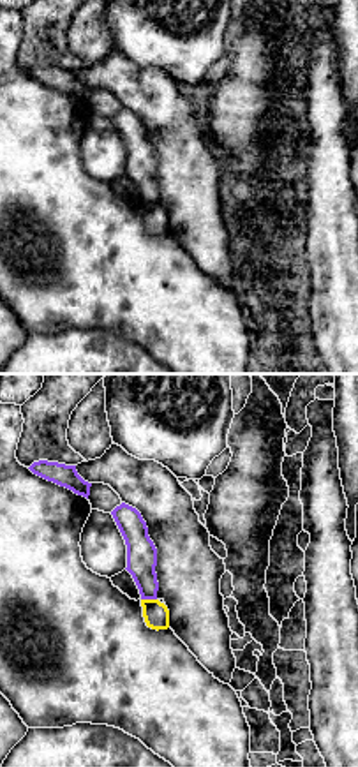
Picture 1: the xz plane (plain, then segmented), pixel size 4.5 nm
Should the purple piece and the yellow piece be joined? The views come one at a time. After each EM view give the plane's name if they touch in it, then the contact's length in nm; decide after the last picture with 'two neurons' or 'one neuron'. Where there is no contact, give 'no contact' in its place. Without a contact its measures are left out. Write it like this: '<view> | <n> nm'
xz | 70 nm

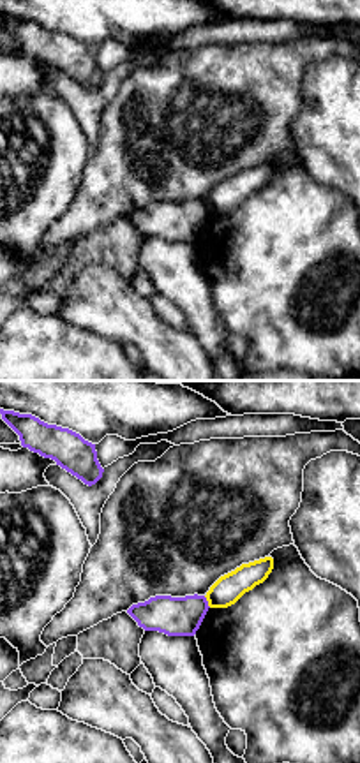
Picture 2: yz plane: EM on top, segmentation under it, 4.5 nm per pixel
yz | 70 nm

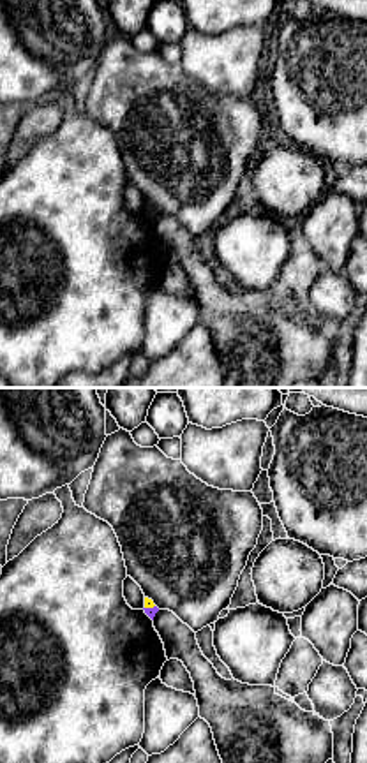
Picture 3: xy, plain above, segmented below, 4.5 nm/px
xy | 50 nm

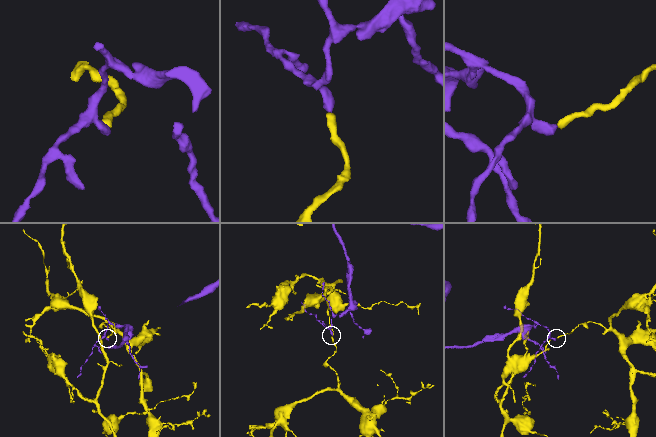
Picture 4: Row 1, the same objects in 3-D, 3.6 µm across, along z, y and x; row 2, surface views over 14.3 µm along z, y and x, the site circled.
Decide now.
two neurons

